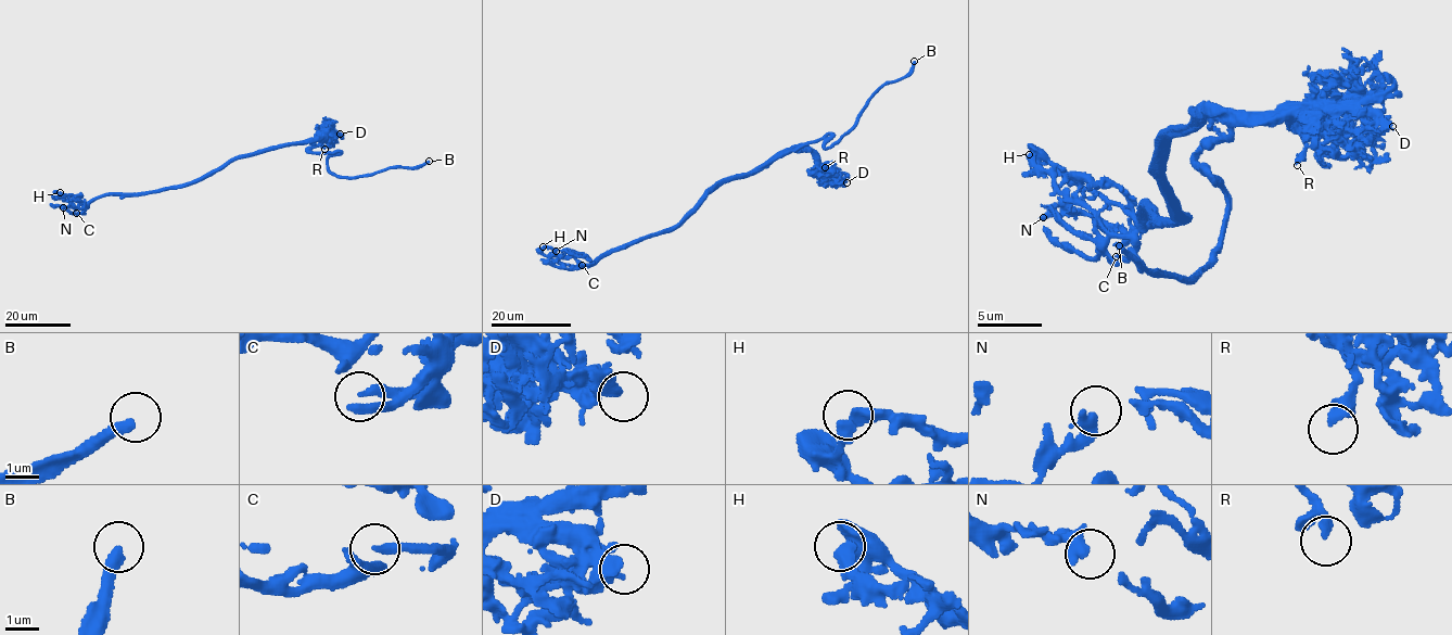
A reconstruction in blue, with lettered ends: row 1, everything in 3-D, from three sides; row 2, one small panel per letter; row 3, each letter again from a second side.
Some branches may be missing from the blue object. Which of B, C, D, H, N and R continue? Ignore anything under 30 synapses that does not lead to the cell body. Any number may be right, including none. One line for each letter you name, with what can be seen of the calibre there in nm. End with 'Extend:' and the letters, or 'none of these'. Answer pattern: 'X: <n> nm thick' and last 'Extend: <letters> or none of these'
B: 360 nm thick
Extend: B

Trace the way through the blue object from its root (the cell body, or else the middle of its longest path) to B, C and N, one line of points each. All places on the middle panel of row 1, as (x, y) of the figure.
B: (738, 176), (822, 138), (829, 148), (874, 94), (907, 76), (914, 61)
C: (738, 176), (714, 183), (674, 227), (612, 249), (597, 257), (594, 263), (582, 265)
N: (738, 176), (714, 183), (674, 227), (607, 251), (587, 267), (553, 266), (548, 258), (556, 251)

